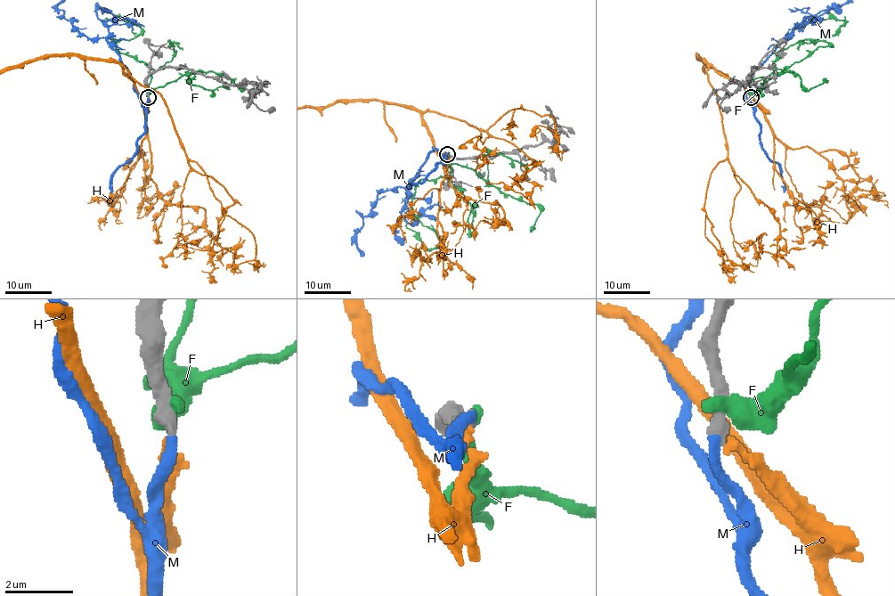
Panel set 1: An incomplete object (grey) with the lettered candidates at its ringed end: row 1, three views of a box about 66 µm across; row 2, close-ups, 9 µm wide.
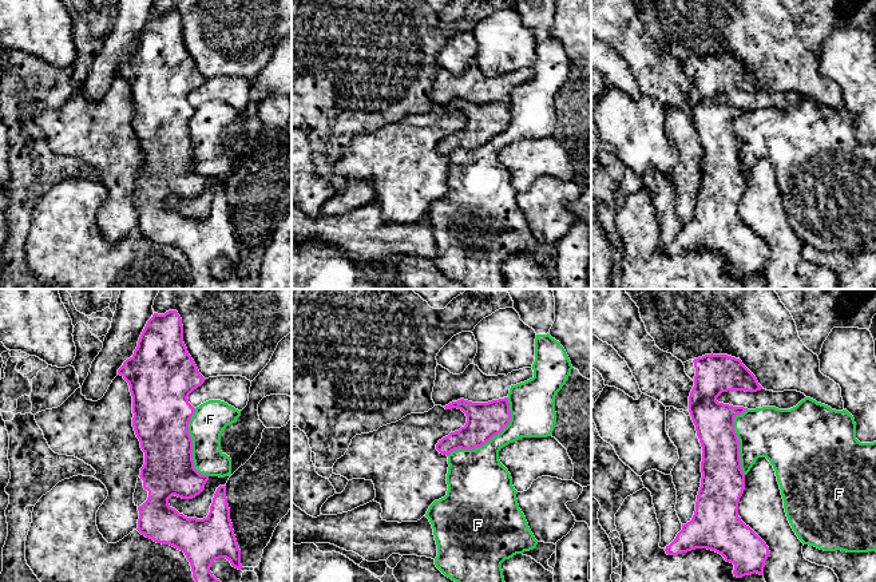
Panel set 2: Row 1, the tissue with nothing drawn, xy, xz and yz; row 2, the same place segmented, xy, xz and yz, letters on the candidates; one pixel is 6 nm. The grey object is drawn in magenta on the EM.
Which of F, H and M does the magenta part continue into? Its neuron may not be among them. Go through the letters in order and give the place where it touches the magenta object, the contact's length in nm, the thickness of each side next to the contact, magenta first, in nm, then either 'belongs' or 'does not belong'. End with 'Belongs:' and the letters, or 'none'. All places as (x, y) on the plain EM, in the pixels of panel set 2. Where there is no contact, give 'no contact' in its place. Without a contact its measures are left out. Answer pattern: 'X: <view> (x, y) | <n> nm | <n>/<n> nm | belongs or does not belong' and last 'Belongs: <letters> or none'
F: xz (490, 139) | 500 nm | 220/340 nm | does not belong
H: no contact | does not belong
M: no contact | belongs
Belongs: M

